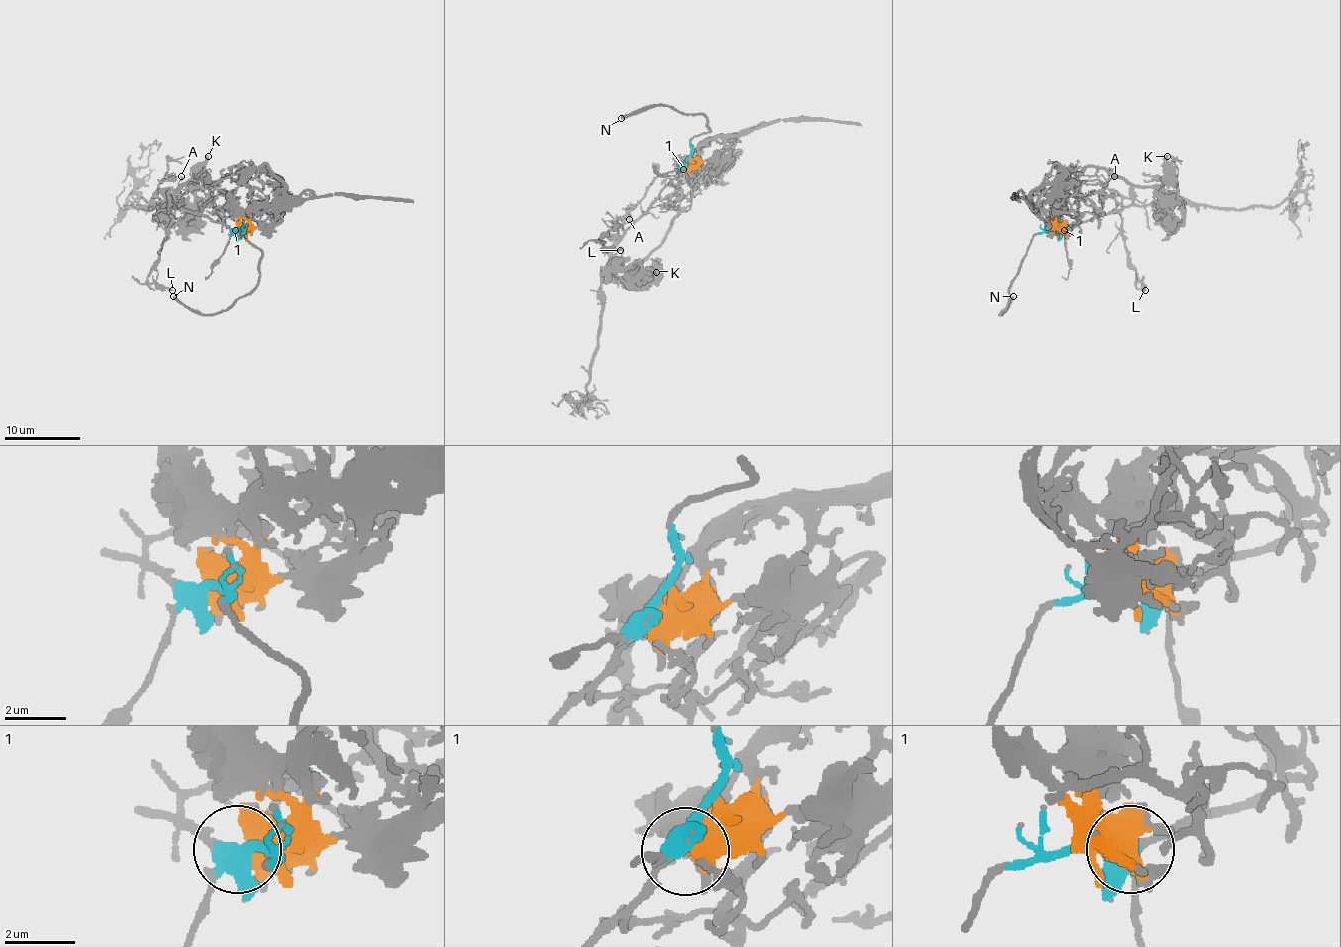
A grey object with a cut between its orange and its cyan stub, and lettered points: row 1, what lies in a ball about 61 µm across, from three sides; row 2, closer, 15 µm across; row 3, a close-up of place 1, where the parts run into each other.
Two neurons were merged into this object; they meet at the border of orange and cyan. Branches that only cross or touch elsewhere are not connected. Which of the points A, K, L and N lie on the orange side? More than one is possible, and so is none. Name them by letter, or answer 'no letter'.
K

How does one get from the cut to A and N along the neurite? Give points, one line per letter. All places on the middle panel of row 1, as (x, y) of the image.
A: (689, 157), (655, 201), (622, 228), (622, 216), (626, 212), (630, 216), (628, 220)
N: (689, 157), (691, 140), (710, 131), (702, 114), (681, 114), (670, 106), (660, 106), (641, 108), (621, 118)

